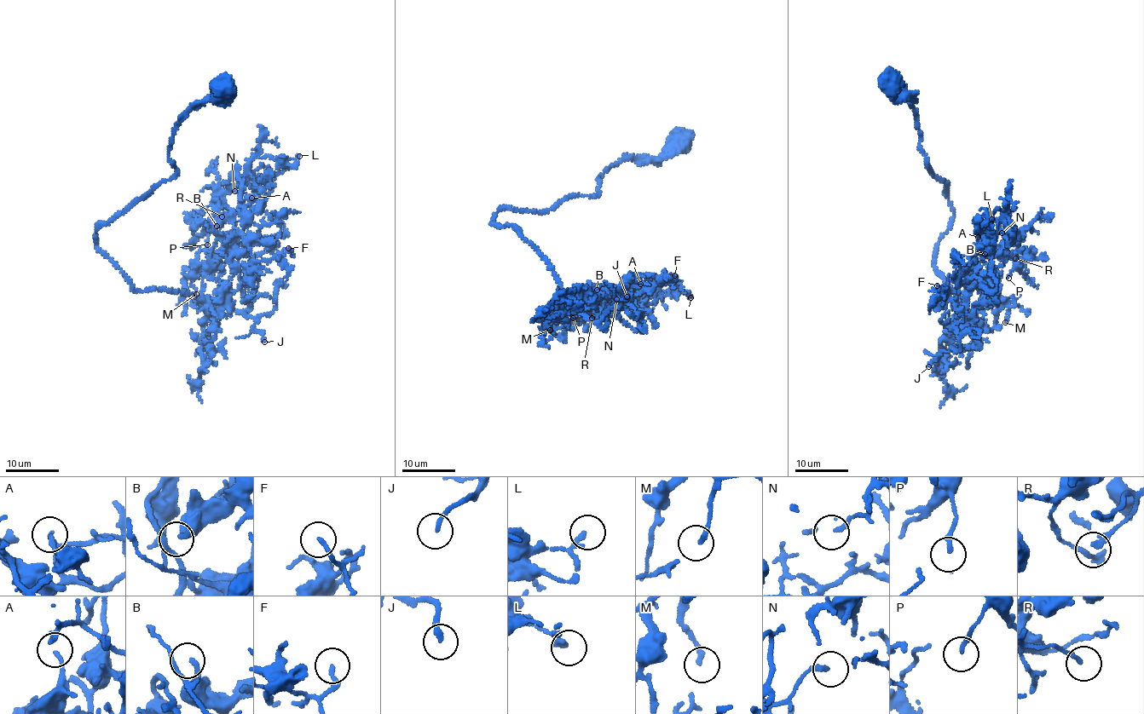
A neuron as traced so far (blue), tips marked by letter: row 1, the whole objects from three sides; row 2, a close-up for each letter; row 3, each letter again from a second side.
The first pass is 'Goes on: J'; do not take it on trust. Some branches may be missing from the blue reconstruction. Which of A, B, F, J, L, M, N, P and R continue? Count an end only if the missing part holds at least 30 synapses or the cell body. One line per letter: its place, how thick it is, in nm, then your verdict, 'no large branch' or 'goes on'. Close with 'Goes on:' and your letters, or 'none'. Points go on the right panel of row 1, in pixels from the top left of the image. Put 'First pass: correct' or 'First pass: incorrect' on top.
First pass: correct
A: (978, 237) | 110 nm | no large branch
B: (985, 254) | 220 nm | no large branch
F: (937, 285) | 160 nm | no large branch
J: (928, 366) | 180 nm | goes on
L: (991, 219) | 170 nm | no large branch
M: (1005, 322) | 190 nm | no large branch
N: (1002, 233) | 180 nm | no large branch
P: (1008, 278) | 170 nm | no large branch
R: (1015, 258) | 200 nm | no large branch
Goes on: J

